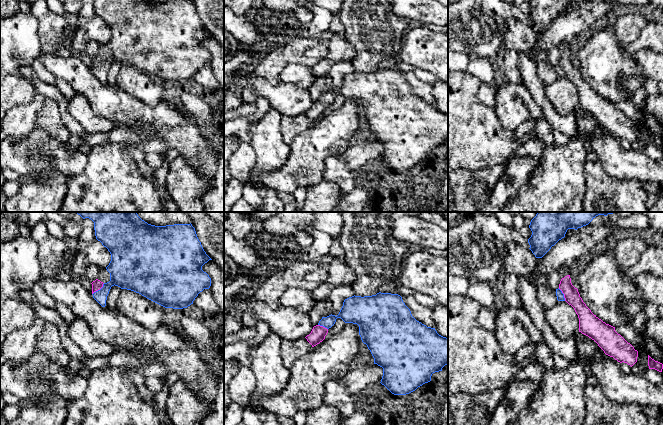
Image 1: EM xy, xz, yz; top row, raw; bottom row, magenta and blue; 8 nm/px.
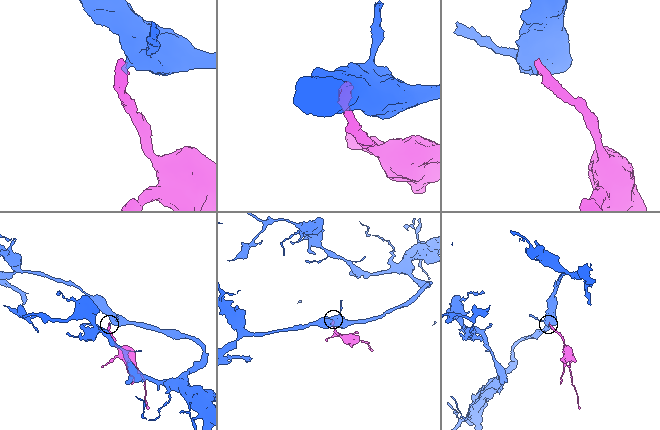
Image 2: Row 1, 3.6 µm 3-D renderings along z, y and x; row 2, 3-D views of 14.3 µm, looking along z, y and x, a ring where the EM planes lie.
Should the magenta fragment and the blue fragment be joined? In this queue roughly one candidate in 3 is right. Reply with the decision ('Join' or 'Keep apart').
Join

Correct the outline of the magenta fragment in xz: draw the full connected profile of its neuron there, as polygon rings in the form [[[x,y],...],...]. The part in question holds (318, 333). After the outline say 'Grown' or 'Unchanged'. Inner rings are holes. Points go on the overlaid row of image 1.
[[[379,292],[372,296],[354,295],[345,299],[337,316],[331,314],[322,317],[305,337],[312,347],[325,339],[328,329],[335,324],[337,318],[359,326],[359,335],[370,350],[374,364],[383,368],[380,383],[394,395],[406,395],[415,391],[430,382],[432,374],[442,371],[448,364],[448,338],[439,335],[435,328],[417,321],[398,294]]]. Grown

